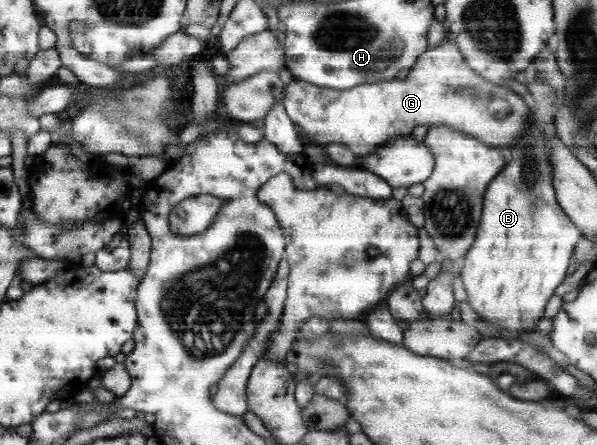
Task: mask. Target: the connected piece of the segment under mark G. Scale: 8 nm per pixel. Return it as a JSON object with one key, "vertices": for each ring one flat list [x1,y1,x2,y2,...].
{"vertices":[[448,41,434,49,428,48,404,80,394,78,378,83,359,84,346,90,314,86,309,82,292,80,285,88,285,97,282,101,286,115,294,125,304,130,304,134,310,140,309,144,322,146,328,143,342,144,344,147,349,147,357,155,358,160,377,152,389,141,410,136,418,126,422,125,448,126,472,135,488,146,502,147,505,152,517,145,517,142,530,132,530,127,526,129,528,106,524,104,524,100,514,92,508,94,506,86,494,84,475,73,475,70,466,63,460,48]]}

